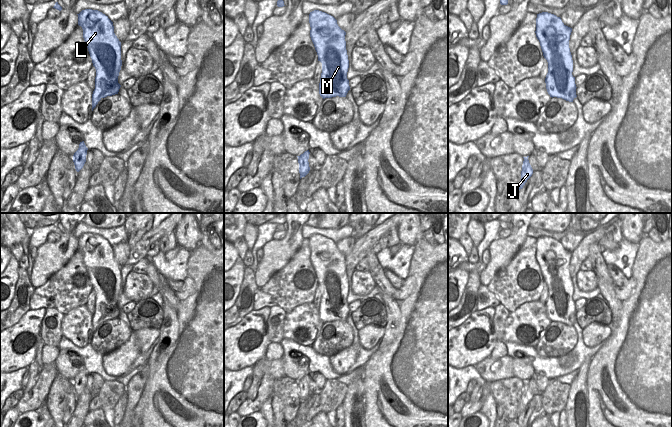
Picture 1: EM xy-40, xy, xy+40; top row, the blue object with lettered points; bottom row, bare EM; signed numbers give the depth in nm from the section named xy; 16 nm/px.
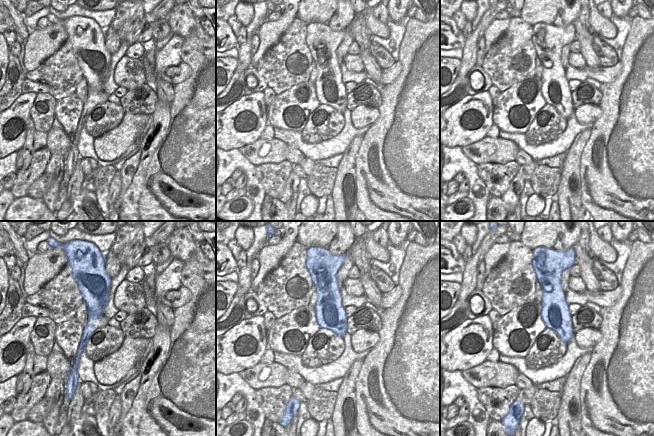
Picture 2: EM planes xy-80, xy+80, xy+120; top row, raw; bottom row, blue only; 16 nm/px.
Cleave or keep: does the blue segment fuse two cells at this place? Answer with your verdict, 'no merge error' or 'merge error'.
no merge error

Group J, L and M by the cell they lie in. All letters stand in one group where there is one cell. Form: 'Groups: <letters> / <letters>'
Groups: J L M

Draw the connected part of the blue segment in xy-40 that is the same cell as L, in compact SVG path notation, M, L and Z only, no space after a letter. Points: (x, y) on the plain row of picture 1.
M85 233L78 239L93 290L96 293L92 335L107 320L118 318L118 300L122 290L121 266L114 257L113 246L98 234Z

